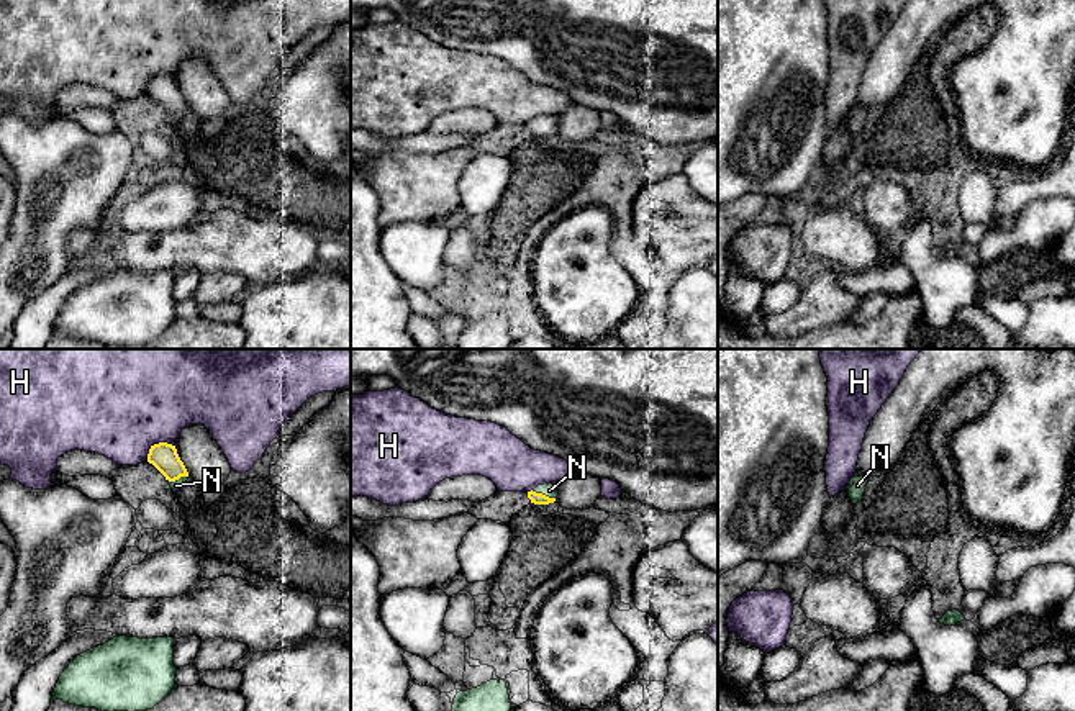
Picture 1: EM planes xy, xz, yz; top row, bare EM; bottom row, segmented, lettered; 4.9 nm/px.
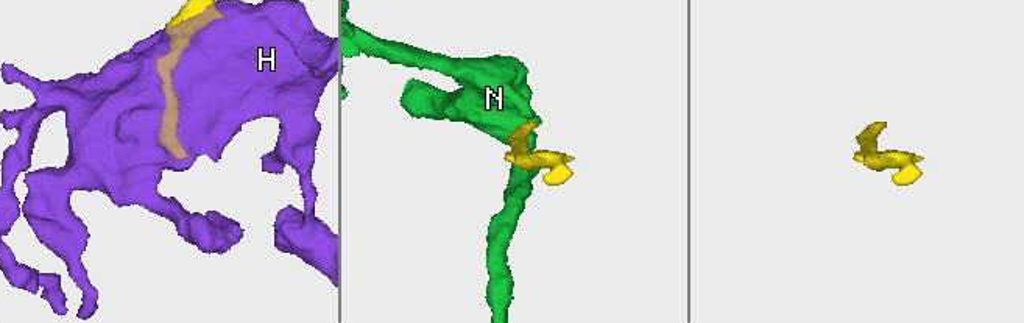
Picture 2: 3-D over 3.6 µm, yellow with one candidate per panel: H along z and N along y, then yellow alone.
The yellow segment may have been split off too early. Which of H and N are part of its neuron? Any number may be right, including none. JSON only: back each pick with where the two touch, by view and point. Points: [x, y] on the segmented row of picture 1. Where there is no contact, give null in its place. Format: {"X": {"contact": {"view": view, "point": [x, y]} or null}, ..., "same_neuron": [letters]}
{"N": {"contact": {"view": "xz", "point": [544, 495]}}, "same_neuron": ["N"]}

